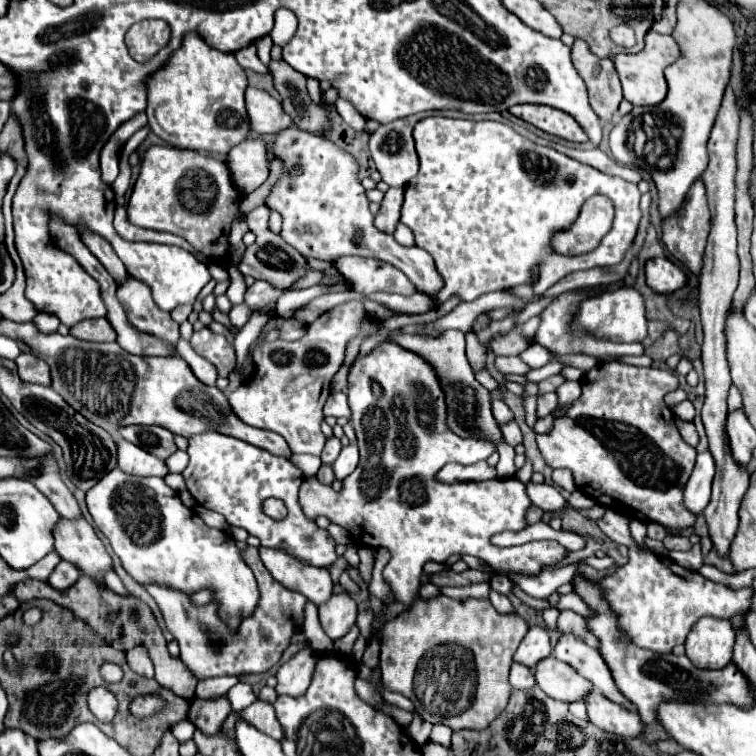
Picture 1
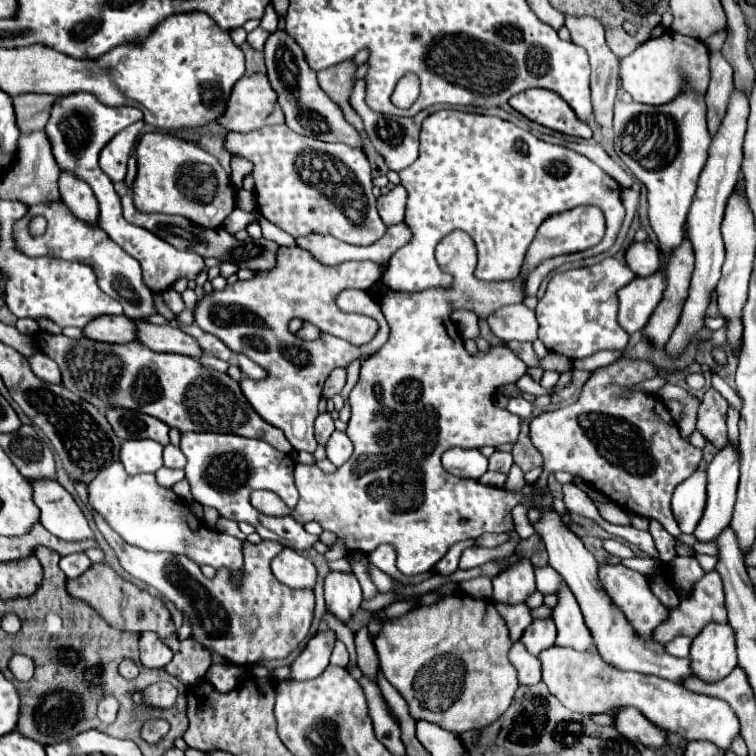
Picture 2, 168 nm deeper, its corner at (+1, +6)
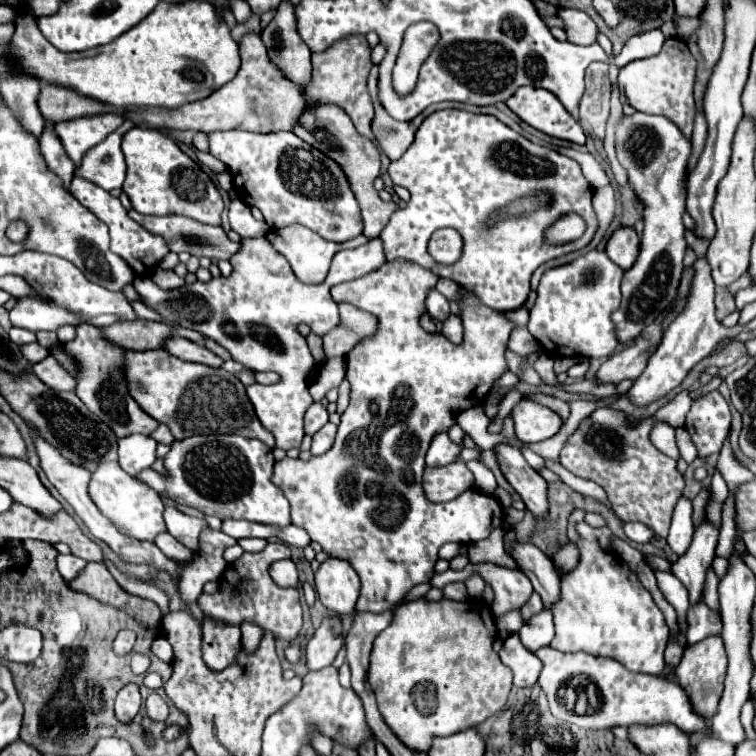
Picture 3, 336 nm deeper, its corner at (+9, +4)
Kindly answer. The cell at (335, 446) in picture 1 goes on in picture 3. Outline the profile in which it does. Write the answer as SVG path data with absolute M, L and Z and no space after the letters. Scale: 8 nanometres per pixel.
M312 403L304 417L304 431L308 435L314 435L318 429L322 429L328 423L328 411L322 403Z

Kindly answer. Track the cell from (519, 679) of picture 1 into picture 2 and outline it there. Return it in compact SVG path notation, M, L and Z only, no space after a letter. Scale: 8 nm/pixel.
M516 641L508 655L512 667L518 671L520 685L534 685L540 683L540 661L538 657L530 655L520 641Z

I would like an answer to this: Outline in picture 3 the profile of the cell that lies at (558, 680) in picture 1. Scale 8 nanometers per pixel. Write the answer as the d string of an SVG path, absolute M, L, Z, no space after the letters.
M542 647L536 651L536 655L542 659L544 669L540 673L540 687L548 697L550 711L556 719L574 723L582 729L612 729L616 725L630 727L630 725L658 725L658 723L674 723L686 733L708 733L712 735L712 729L706 725L706 719L694 713L690 699L686 697L684 689L676 681L668 681L660 675L644 675L644 673L632 673L622 663L590 653L562 653L552 647Z

